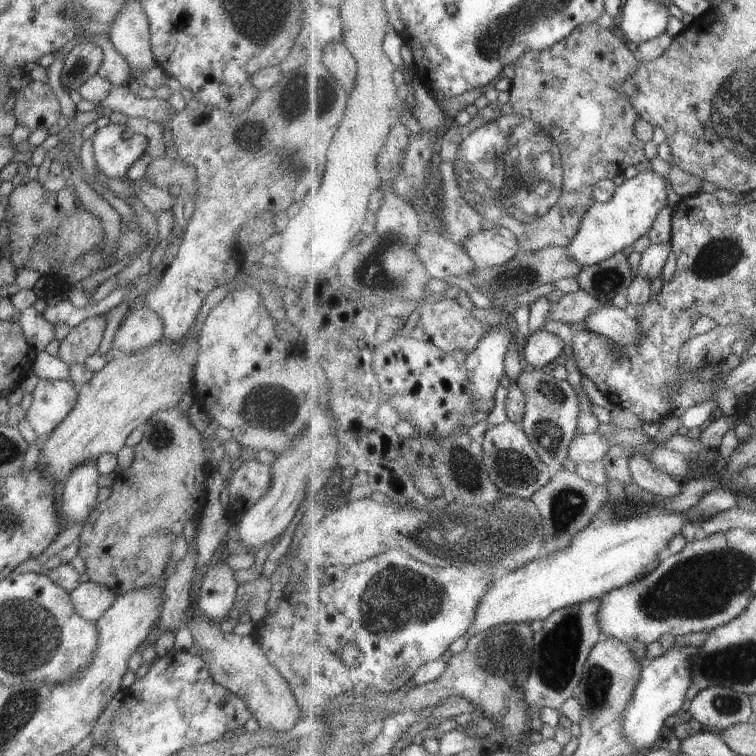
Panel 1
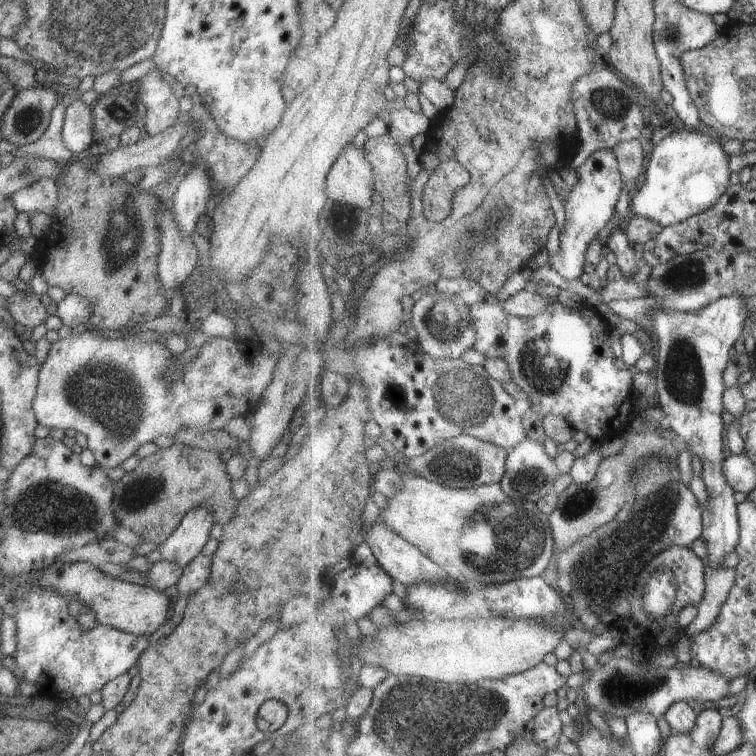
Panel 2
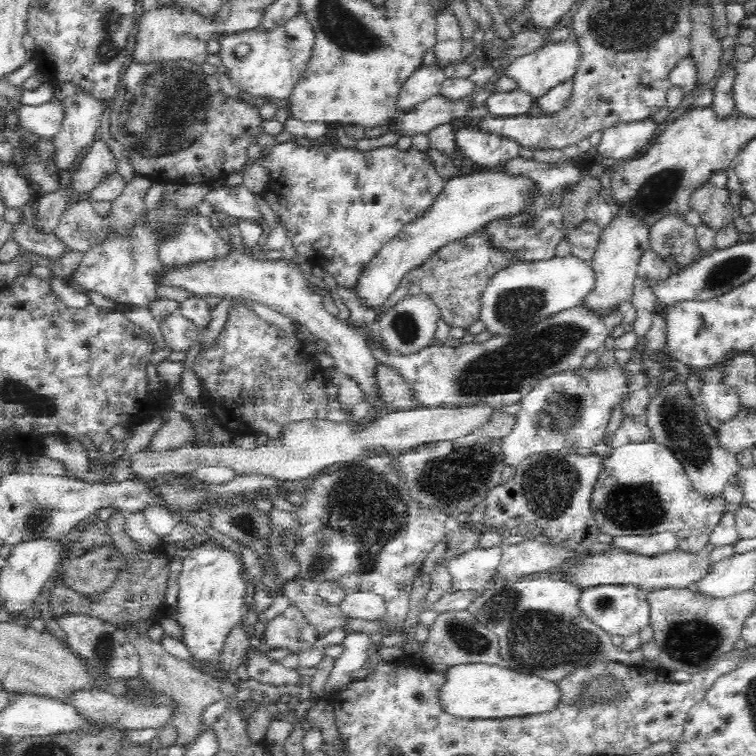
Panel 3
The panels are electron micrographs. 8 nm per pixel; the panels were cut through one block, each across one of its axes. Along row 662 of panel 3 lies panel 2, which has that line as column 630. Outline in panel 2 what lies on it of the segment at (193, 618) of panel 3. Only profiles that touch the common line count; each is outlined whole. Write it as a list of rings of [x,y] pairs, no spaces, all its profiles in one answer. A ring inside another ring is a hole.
[[[686,127],[679,132],[668,130],[653,150],[644,185],[632,193],[630,202],[632,210],[628,218],[632,218],[634,214],[642,215],[666,228],[716,206],[725,192],[728,192],[731,185],[730,178],[732,178],[732,166],[730,166],[732,158],[724,150],[724,140],[720,135],[706,128],[691,130]]]

